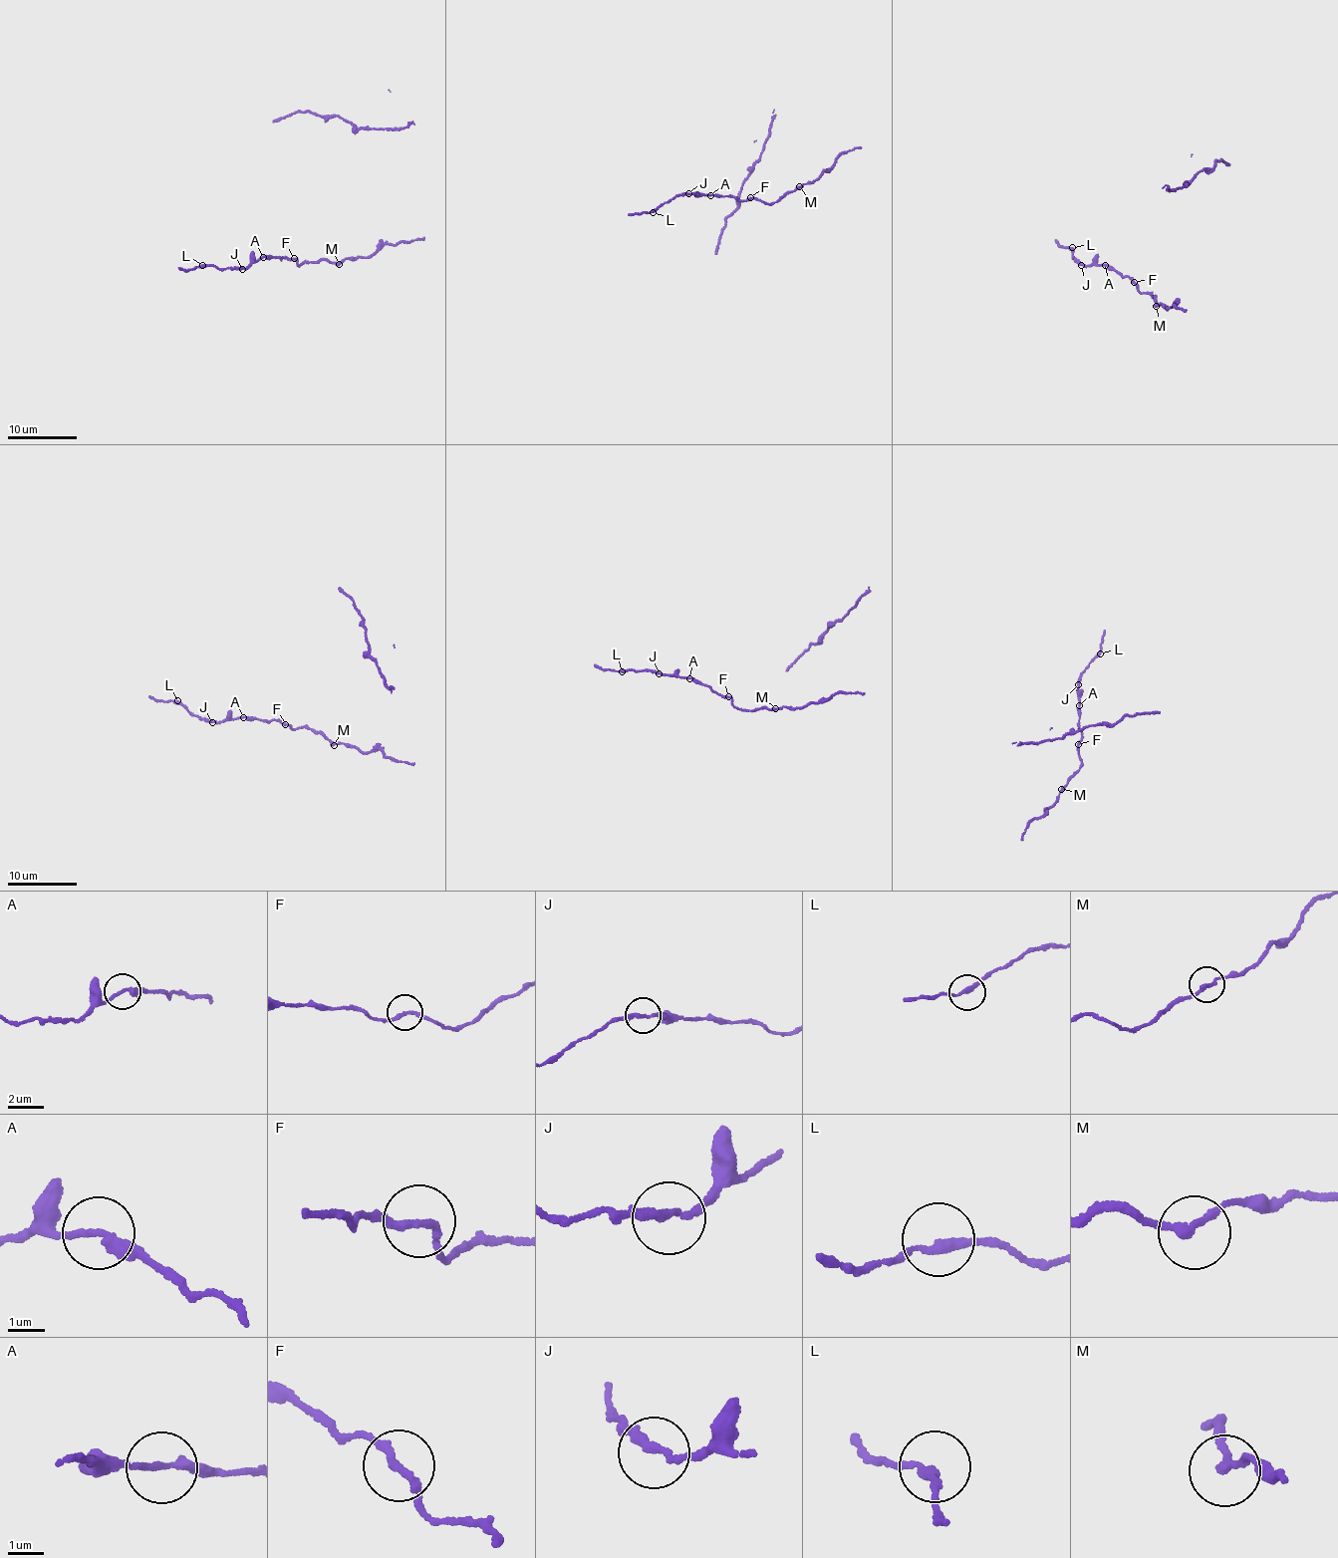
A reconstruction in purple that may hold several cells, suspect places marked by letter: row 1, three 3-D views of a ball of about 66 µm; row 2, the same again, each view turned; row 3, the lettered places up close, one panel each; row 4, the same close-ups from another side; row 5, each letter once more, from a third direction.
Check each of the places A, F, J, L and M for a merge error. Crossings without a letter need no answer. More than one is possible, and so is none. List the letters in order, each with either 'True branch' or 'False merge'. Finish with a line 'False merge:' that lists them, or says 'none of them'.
A: True branch
F: True branch
J: True branch
L: True branch
M: True branch
False merge: none of them

